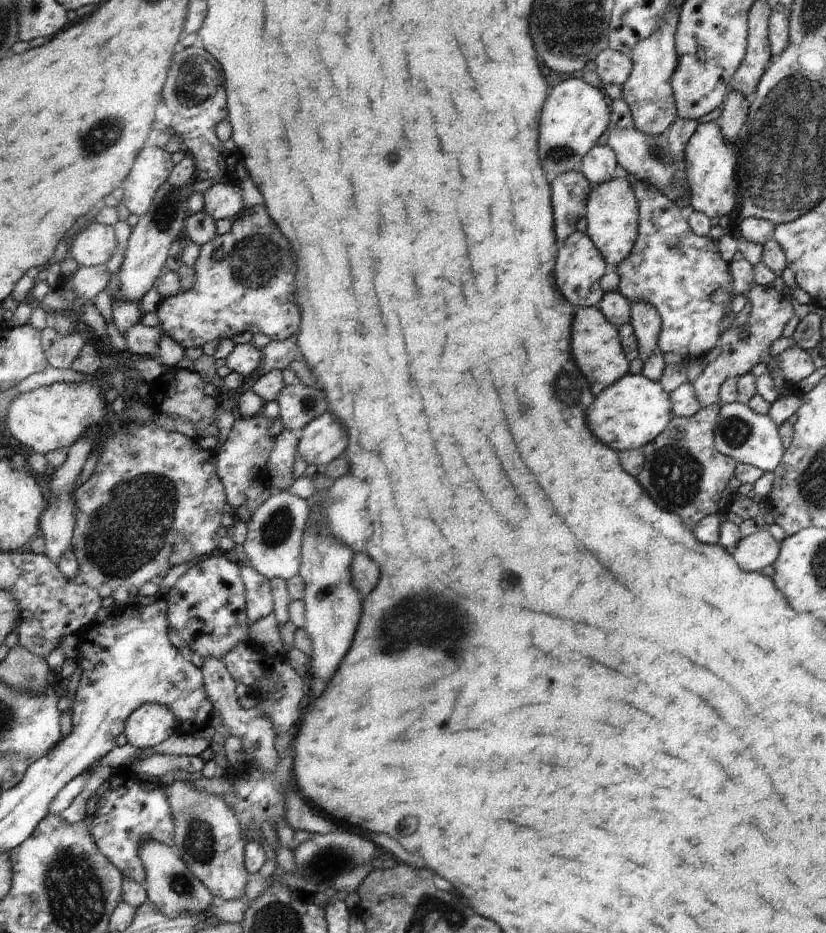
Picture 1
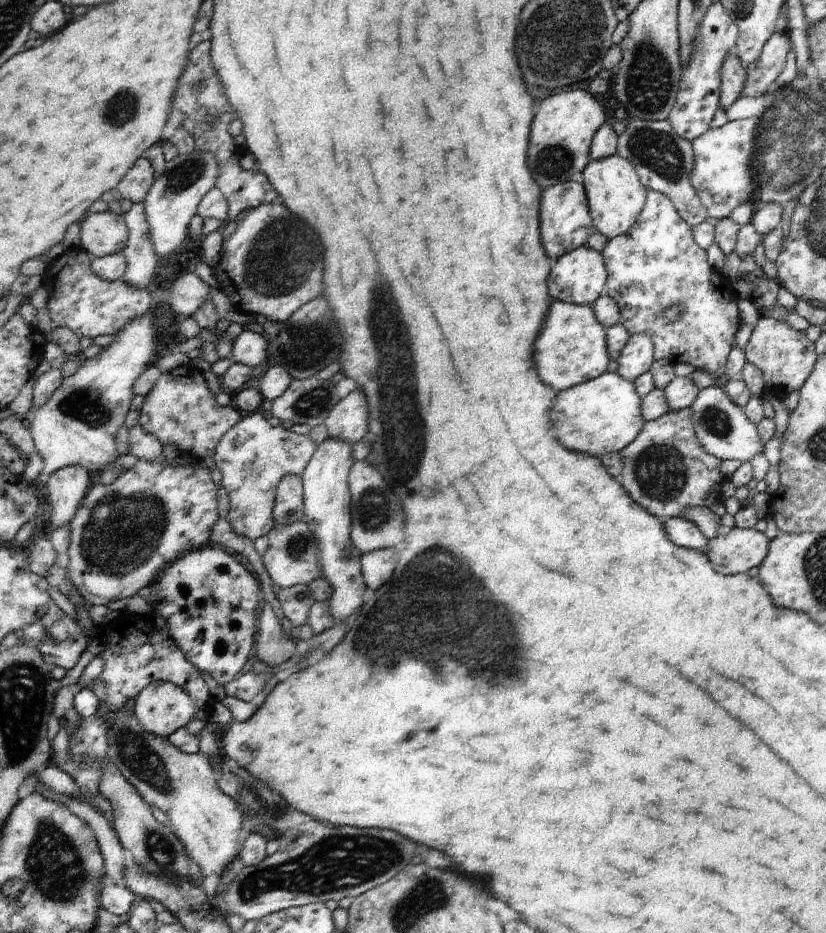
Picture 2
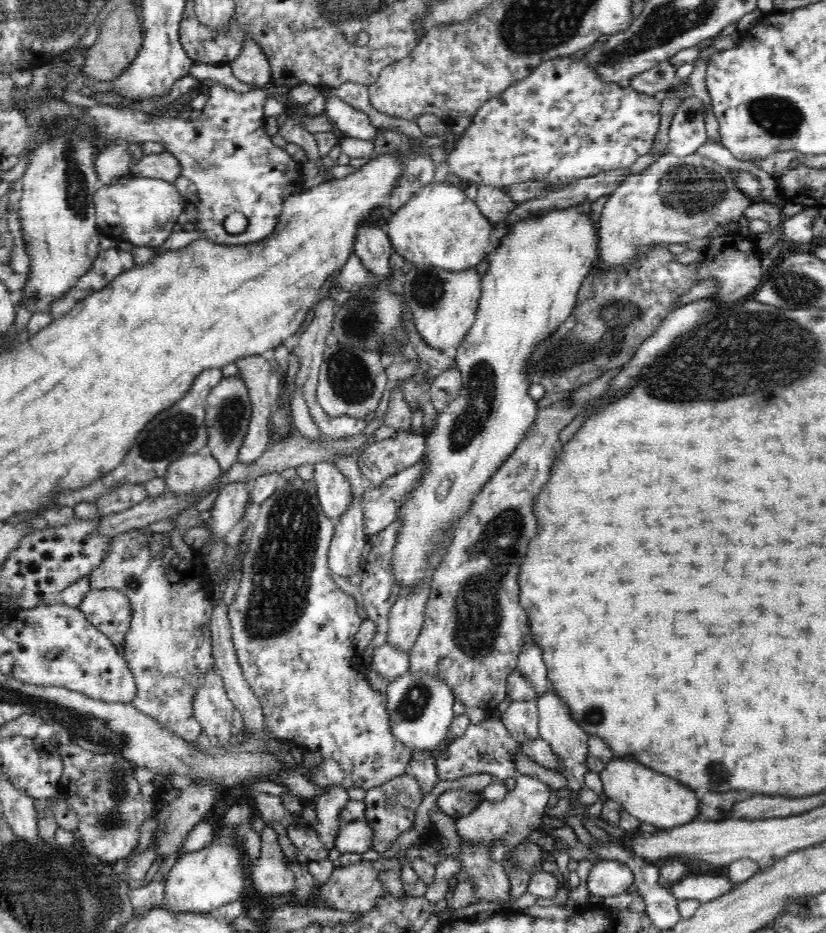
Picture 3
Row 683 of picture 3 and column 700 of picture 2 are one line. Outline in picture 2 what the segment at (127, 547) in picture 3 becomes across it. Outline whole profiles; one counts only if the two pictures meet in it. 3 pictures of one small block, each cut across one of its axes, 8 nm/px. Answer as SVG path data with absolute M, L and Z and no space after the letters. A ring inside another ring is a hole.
M755 118L727 122L721 128L703 132L691 142L695 164L689 174L689 184L693 186L697 200L707 212L707 218L727 220L727 214L733 208L753 200L753 184L751 184L753 142L755 142Z

